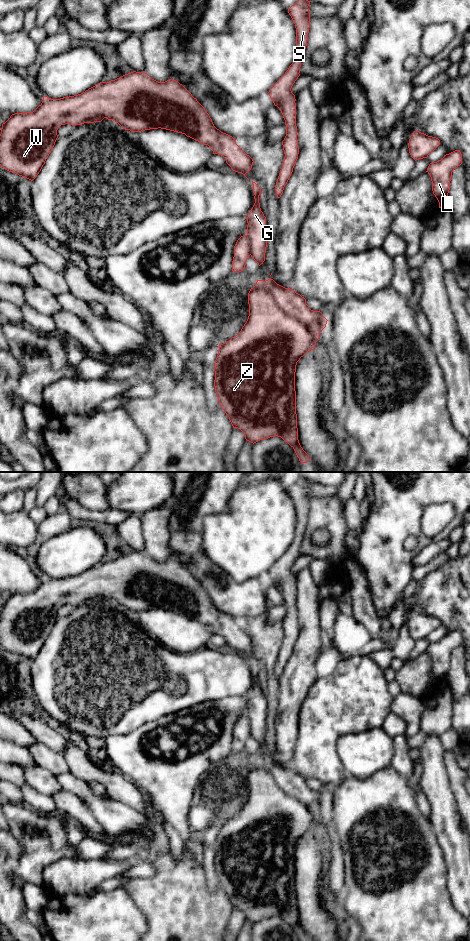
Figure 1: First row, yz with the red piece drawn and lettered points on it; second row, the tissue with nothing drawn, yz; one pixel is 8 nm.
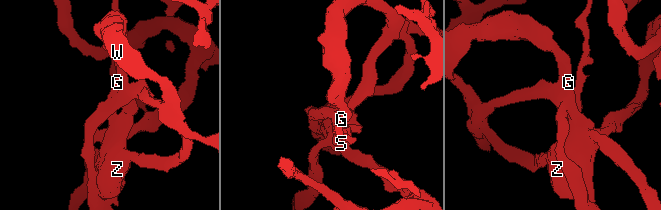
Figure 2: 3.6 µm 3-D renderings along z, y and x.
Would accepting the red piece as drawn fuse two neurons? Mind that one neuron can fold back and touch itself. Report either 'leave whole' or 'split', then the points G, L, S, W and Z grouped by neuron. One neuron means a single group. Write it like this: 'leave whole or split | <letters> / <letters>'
leave whole | G L S W Z

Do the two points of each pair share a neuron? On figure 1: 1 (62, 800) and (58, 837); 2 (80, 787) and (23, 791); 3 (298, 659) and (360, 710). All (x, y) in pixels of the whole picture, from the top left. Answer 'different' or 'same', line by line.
1: different
2: same
3: different

